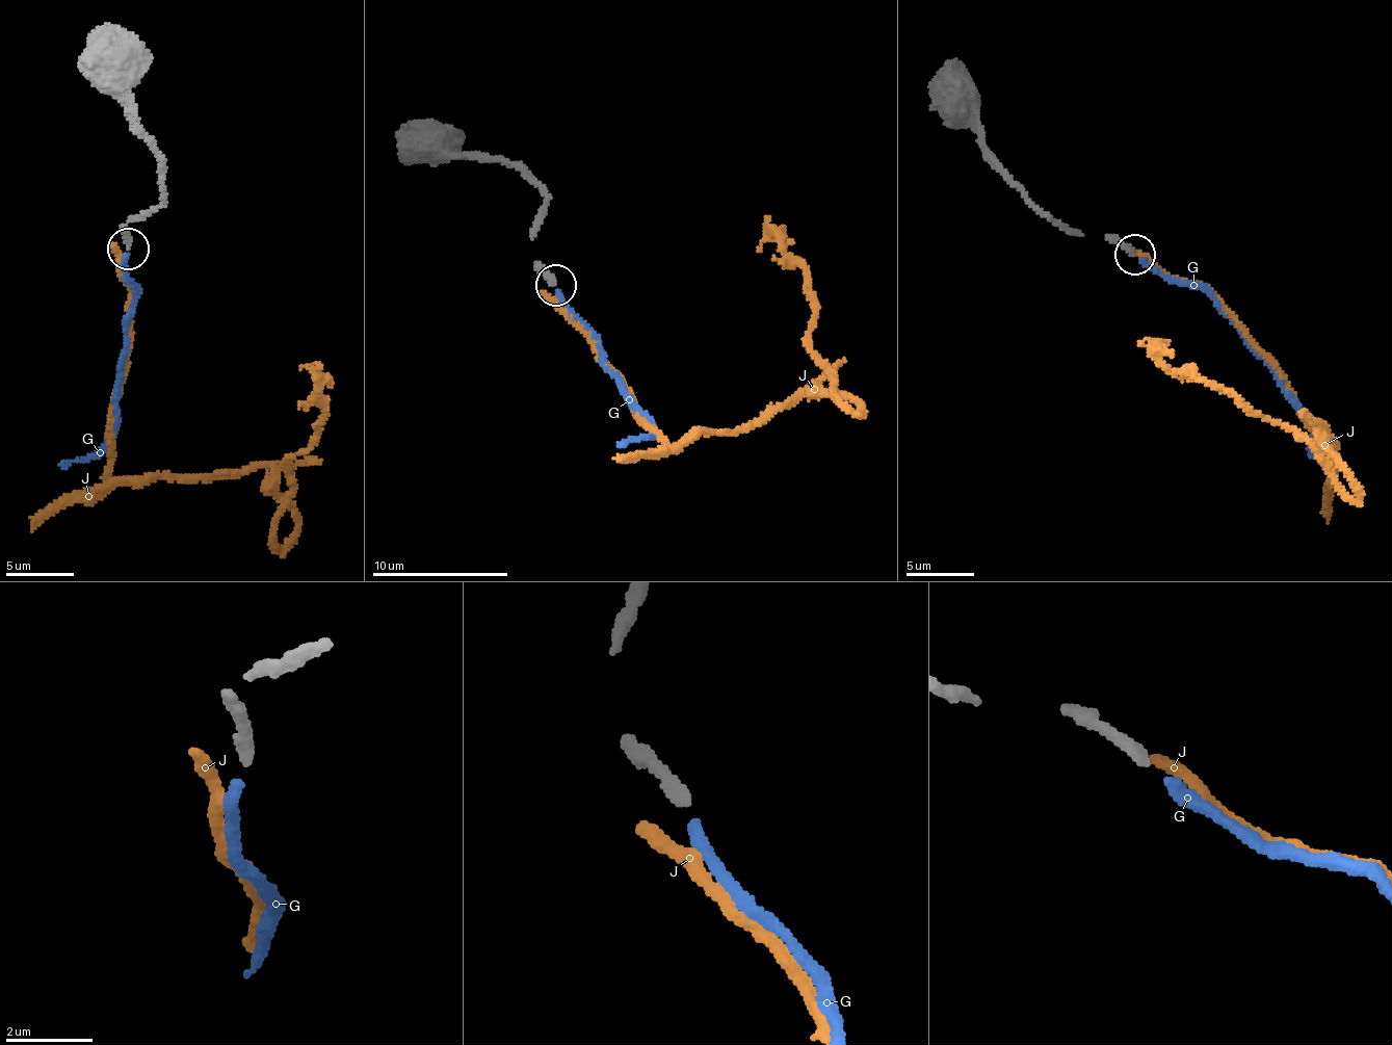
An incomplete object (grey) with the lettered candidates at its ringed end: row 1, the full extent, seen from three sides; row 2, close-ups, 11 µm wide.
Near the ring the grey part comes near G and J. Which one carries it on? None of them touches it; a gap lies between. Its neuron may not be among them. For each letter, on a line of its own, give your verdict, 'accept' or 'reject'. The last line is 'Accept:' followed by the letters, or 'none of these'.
G: accept
J: reject
Accept: G

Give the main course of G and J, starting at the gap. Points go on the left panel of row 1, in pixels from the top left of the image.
G: (125, 254), (121, 262), (135, 293), (110, 437), (92, 454), (58, 465)
J: (117, 246), (130, 305), (110, 474), (262, 466), (287, 500), (288, 463), (325, 418), (314, 371), (299, 369)

